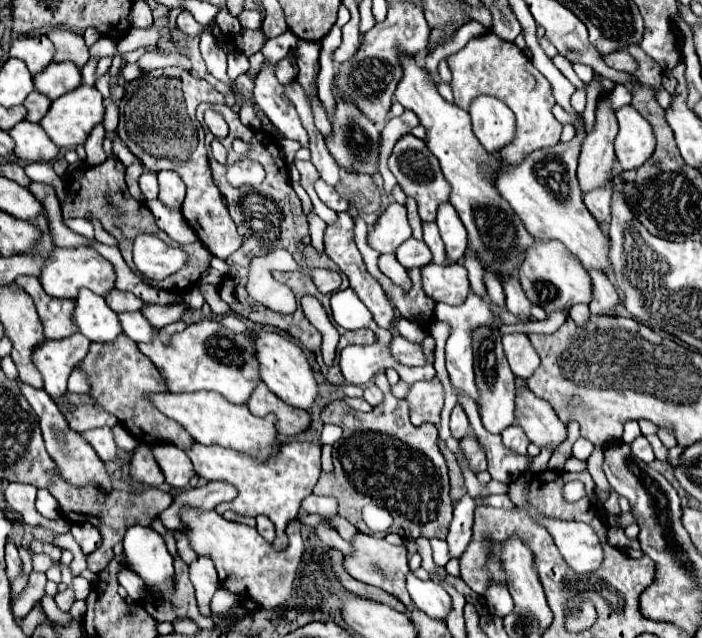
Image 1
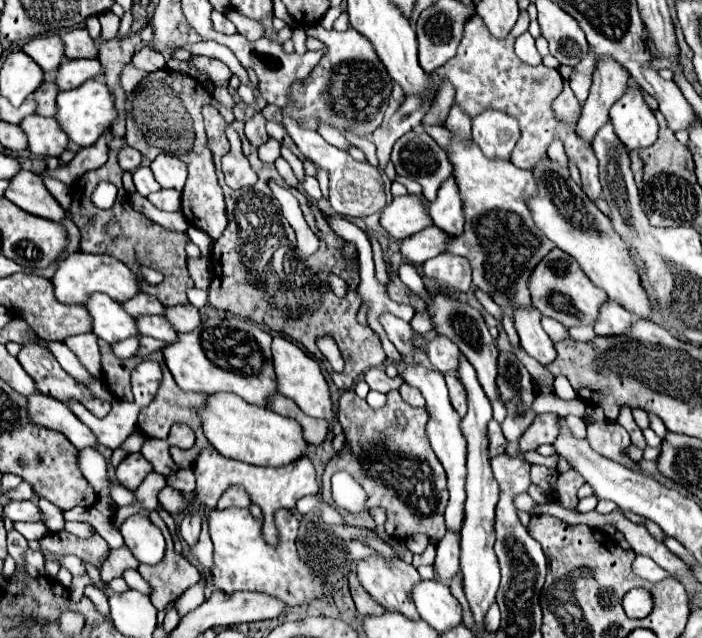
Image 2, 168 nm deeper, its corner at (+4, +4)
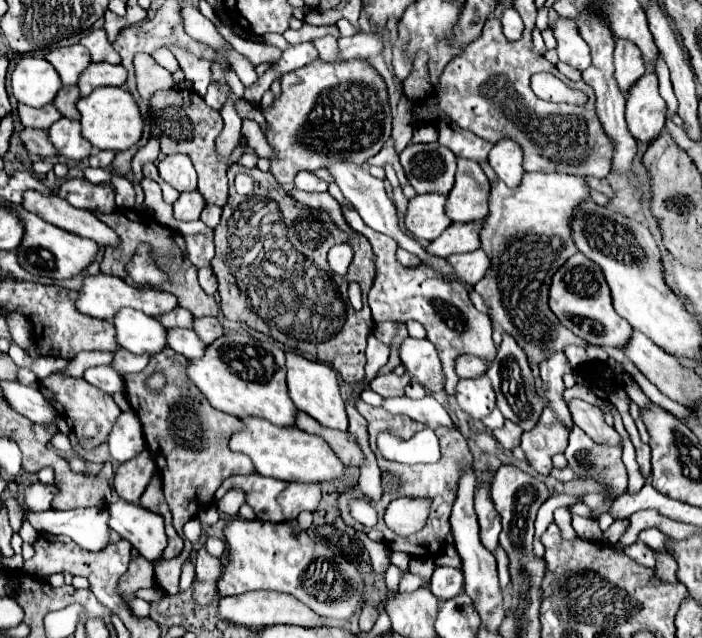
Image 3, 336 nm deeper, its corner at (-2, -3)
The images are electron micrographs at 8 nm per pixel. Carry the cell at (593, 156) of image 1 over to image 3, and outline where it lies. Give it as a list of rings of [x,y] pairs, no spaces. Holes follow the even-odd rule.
[[[616,40],[614,66],[616,66],[614,78],[622,92],[626,92],[646,72],[646,64],[642,62],[642,52],[638,50],[638,46],[634,46],[634,42],[626,40]]]

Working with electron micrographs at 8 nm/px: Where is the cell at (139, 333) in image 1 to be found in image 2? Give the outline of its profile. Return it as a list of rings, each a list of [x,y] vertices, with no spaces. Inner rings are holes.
[[[138,315],[136,317],[136,327],[138,327],[140,337],[148,335],[148,337],[154,337],[154,339],[160,339],[160,341],[166,341],[166,343],[176,341],[176,331],[170,327],[170,323],[164,317]]]

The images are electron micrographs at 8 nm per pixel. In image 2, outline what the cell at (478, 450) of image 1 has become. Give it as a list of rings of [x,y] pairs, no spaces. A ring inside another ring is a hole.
[[[492,419],[488,423],[488,453],[490,453],[490,457],[496,457],[496,455],[504,453],[504,449],[506,449],[506,439],[500,431],[500,425]]]

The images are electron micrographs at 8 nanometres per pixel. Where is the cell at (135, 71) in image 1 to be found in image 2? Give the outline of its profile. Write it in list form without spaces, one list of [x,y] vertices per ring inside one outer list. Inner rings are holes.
[[[142,47],[140,51],[134,53],[132,65],[134,65],[136,69],[142,69],[142,71],[148,71],[148,73],[150,73],[150,71],[158,71],[158,69],[166,67],[166,61],[164,61],[162,53],[152,51],[150,47]]]

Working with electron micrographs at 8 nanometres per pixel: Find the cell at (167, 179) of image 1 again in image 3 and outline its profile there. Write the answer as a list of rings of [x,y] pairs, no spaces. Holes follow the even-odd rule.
[[[182,154],[164,156],[158,162],[158,172],[164,182],[174,186],[178,192],[190,192],[196,188],[196,170],[190,162],[190,158]]]

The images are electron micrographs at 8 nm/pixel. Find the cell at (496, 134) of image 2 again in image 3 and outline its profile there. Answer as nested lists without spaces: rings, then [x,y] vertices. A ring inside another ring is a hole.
[[[502,138],[500,142],[494,144],[490,150],[490,166],[494,168],[496,176],[510,188],[518,186],[522,180],[524,168],[522,168],[522,150],[516,140],[512,138]]]

